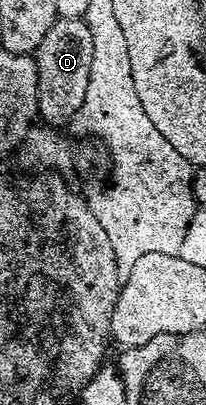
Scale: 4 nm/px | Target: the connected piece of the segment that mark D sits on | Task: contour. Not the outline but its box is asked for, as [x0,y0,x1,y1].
[35,17,94,126]

